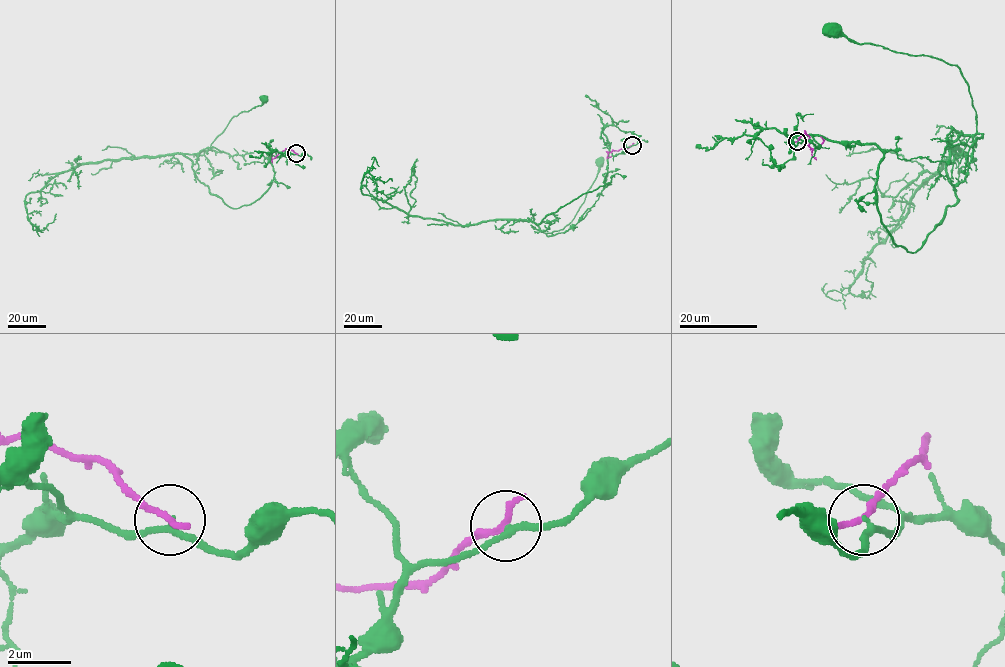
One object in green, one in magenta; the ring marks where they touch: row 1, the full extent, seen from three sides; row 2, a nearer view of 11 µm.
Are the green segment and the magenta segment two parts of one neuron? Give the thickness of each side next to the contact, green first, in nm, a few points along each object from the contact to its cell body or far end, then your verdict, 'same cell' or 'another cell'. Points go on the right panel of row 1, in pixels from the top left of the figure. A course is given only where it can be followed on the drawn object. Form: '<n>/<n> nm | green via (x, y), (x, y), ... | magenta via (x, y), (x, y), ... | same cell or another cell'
170/240 nm | green via (797, 141), (883, 152), (876, 208), (907, 251), (958, 199), (949, 145), (976, 131), (961, 71), (833, 32) | magenta via (797, 141), (805, 131), (812, 151), (822, 143), (820, 137) | another cell

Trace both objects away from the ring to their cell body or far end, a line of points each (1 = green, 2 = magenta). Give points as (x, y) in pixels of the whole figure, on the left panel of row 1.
1: (296, 153), (272, 151), (270, 186), (239, 208), (197, 178), (185, 154), (209, 149), (234, 116), (264, 100)
2: (296, 153), (286, 149), (272, 159), (271, 154), (275, 151)

